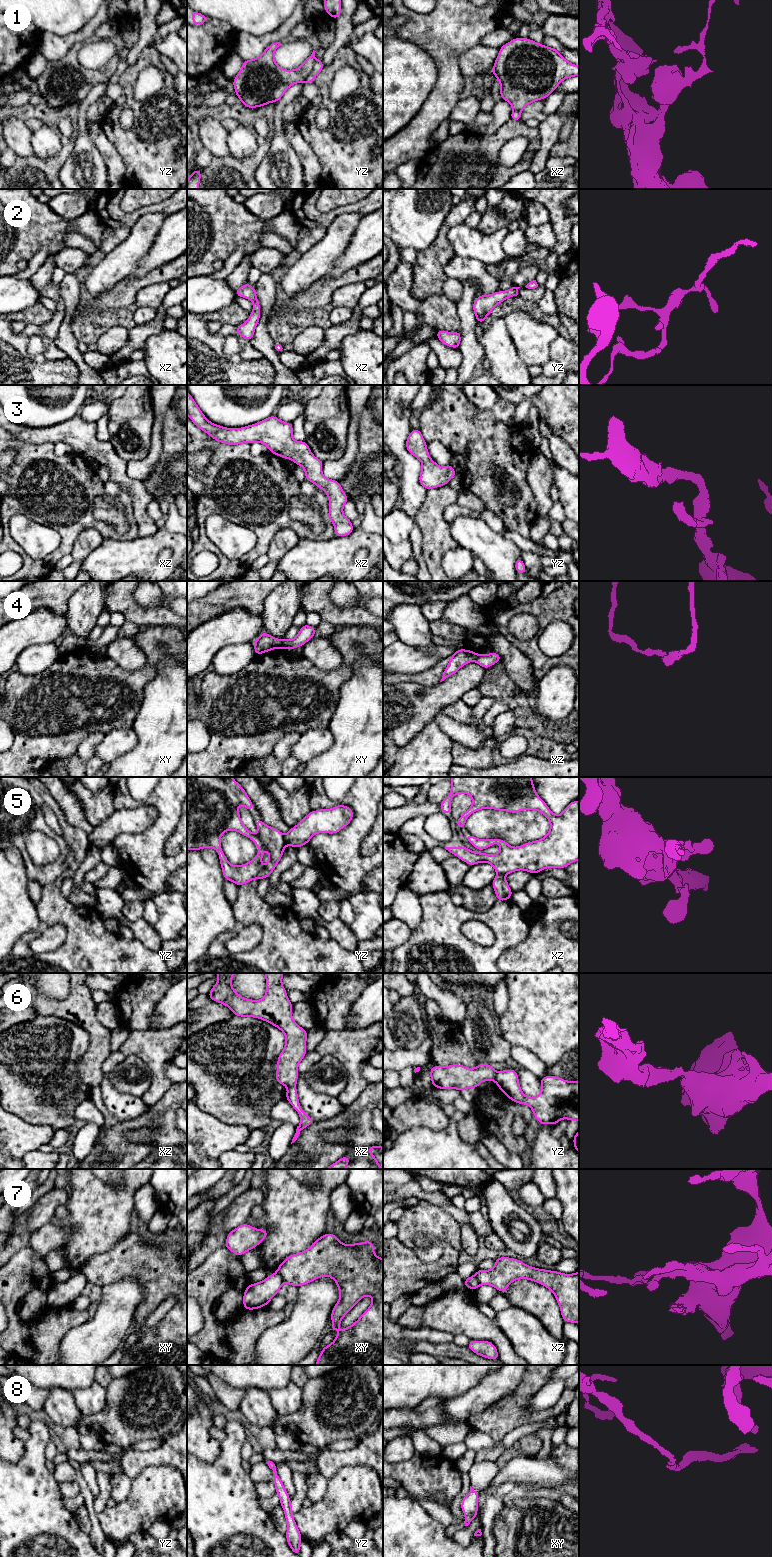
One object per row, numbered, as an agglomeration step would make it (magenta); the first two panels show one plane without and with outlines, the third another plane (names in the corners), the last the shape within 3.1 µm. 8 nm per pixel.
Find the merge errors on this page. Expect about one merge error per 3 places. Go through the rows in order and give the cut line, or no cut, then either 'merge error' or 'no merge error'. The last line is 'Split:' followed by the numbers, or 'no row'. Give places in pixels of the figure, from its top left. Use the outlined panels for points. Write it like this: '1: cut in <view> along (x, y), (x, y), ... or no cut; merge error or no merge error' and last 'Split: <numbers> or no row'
1: cut in yz along (315, 60), (312, 70), (303, 81); merge error
2: no cut; no merge error
3: no cut; no merge error
4: cut in xy along (281, 640), (278, 647); merge error
5: cut in yz along (284, 835), (286, 844); merge error
6: cut in yz along (497, 1072), (494, 1079); merge error
7: cut in xy along (277, 1271), (284, 1281); merge error
8: no cut; no merge error
Split: 1, 4, 5, 6, 7

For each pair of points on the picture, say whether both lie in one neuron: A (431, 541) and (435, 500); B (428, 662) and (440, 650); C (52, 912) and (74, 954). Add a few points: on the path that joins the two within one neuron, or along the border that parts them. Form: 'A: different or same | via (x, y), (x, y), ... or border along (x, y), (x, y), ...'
A: same | via (432, 531), (432, 510)
B: different | border along (413, 646), (428, 649), (440, 660)
C: same | via (64, 918), (74, 928), (74, 942)

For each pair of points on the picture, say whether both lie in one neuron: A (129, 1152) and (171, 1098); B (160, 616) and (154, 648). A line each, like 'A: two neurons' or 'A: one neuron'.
A: one neuron
B: two neurons

